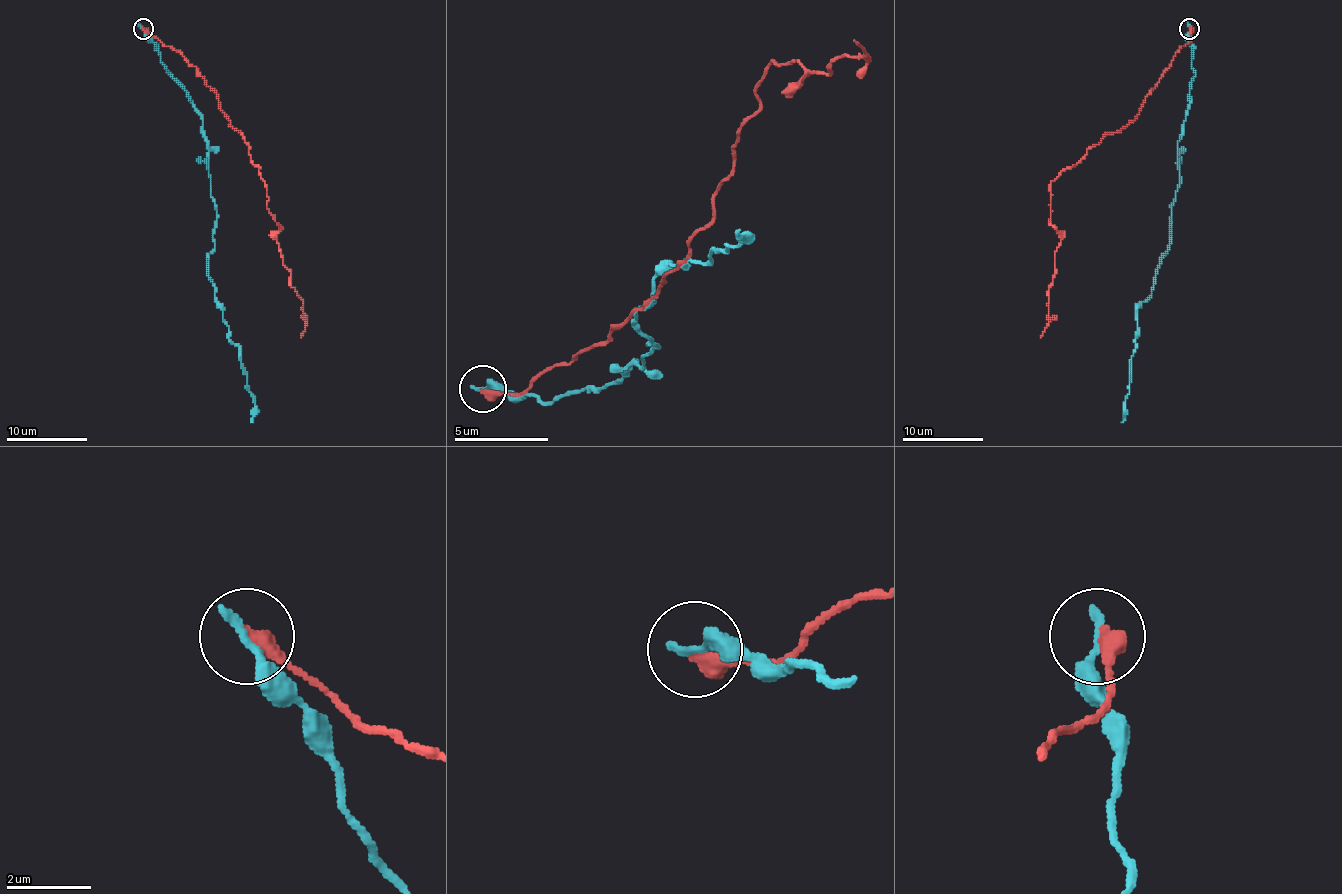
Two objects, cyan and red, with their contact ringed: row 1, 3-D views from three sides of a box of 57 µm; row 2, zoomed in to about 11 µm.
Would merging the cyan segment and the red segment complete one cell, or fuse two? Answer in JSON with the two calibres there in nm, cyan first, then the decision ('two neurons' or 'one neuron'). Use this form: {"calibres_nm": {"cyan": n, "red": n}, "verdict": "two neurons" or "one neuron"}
{"calibres_nm": {"cyan": 260, "red": 440}, "verdict": "two neurons"}

